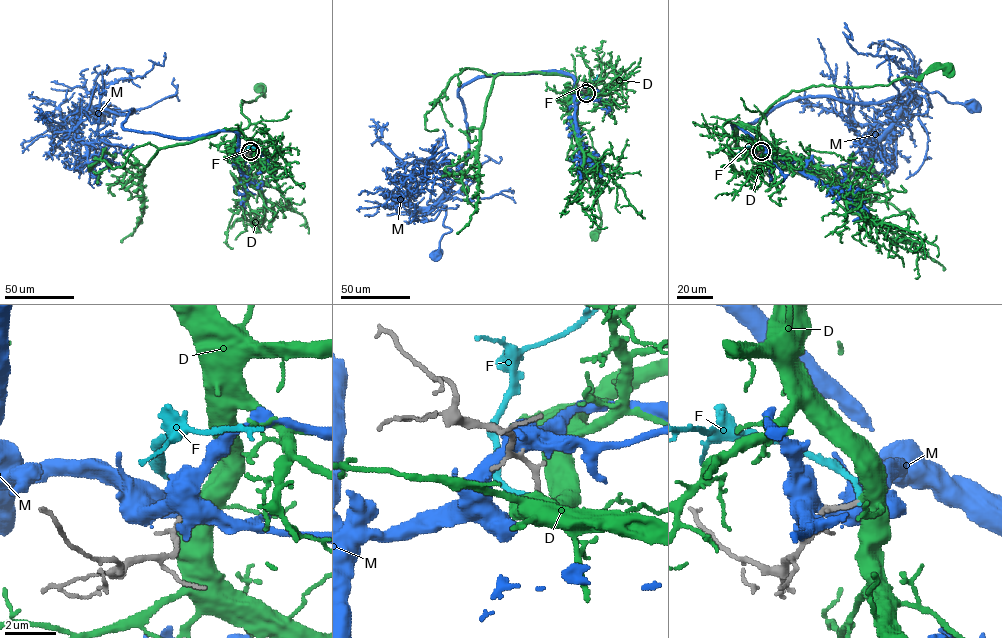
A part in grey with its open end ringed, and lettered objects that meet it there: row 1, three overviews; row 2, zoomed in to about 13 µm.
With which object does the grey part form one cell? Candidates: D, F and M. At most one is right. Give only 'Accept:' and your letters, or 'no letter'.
Accept: D

